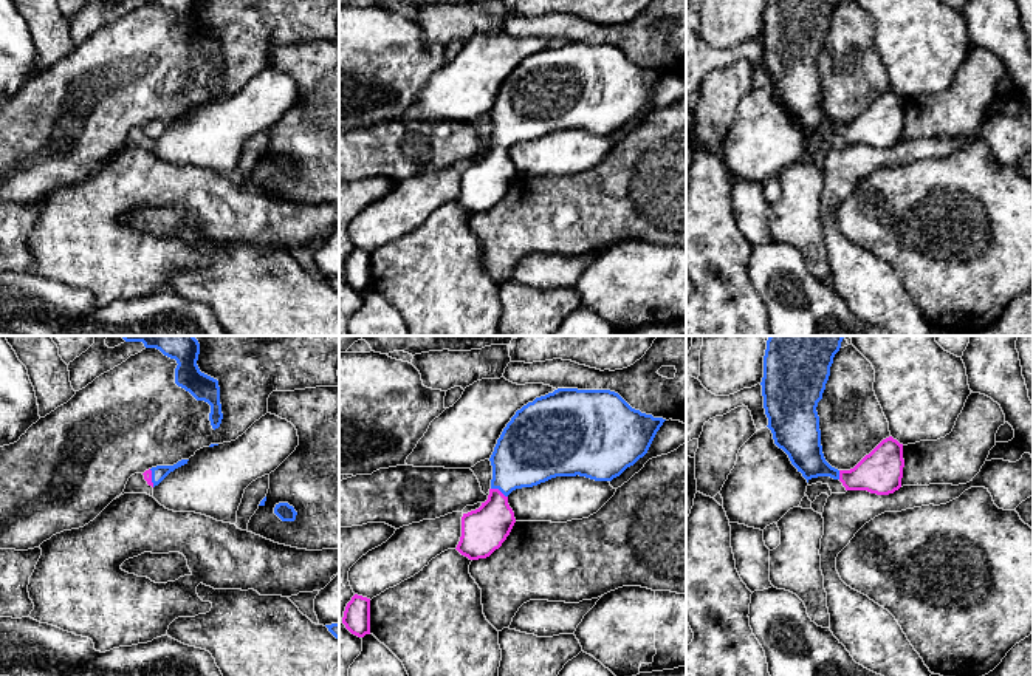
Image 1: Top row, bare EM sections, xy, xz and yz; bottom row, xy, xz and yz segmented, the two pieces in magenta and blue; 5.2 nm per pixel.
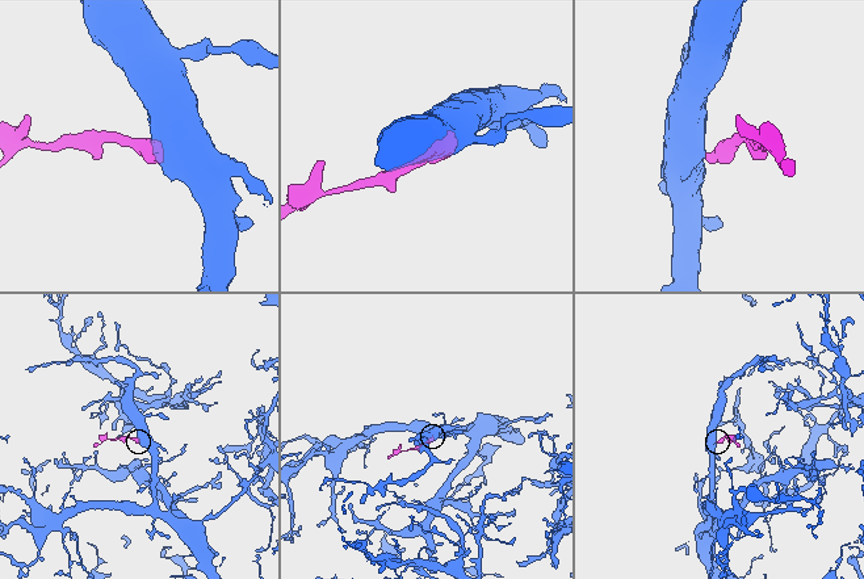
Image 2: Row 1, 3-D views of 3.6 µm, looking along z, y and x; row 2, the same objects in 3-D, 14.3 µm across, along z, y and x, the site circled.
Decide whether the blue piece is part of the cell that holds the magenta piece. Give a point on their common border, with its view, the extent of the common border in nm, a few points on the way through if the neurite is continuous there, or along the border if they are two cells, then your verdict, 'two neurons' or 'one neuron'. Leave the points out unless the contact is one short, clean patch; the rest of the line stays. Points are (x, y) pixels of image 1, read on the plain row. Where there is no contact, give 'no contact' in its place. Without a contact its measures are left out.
contact xz (499, 144); length 100 nm; way xz (483, 184), (494, 172), (499, 144), (511, 122), (527, 107); one neuron

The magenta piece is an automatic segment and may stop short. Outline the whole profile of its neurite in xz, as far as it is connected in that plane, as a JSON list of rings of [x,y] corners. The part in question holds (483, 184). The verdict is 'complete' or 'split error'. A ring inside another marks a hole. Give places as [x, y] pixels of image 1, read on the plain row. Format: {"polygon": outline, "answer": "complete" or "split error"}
{"polygon": [[[558,42],[528,56],[503,82],[489,111],[492,133],[488,153],[463,167],[457,204],[469,213],[489,210],[510,189],[516,172],[508,149],[556,130],[612,135],[643,111],[666,73],[632,62],[610,43]]], "answer": "split error"}

